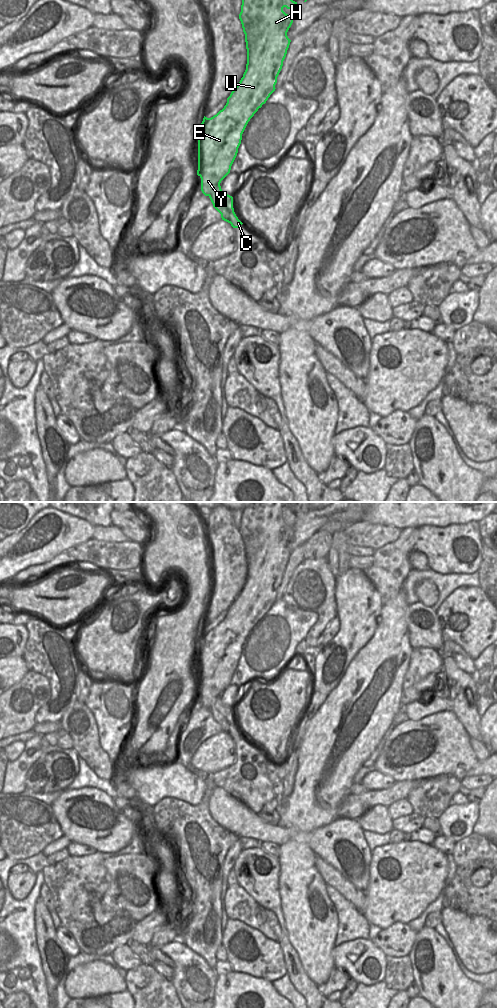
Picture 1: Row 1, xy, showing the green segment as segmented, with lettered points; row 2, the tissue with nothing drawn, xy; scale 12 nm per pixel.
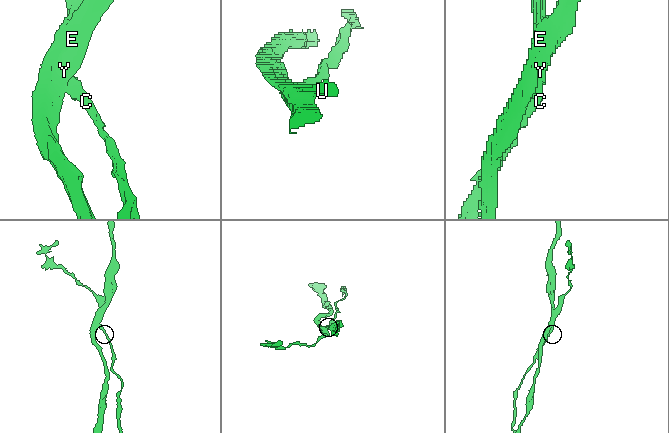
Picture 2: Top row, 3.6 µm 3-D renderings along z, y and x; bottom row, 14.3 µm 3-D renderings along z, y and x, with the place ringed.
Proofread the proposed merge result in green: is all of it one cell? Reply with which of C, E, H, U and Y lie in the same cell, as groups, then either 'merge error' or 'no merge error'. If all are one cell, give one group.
groups C / E H U Y; merge error

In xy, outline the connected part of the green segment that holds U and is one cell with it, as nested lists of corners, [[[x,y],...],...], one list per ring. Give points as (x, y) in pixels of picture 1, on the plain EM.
[[[253,502],[242,509],[239,531],[245,546],[246,582],[227,610],[224,620],[211,630],[204,628],[198,648],[198,681],[203,684],[197,687],[201,690],[201,703],[205,708],[211,708],[230,685],[248,634],[276,601],[277,589],[291,554],[287,544],[294,530],[294,527],[286,526],[283,520],[297,519],[297,514],[292,512],[295,503],[306,508],[304,514],[311,510],[309,502]]]

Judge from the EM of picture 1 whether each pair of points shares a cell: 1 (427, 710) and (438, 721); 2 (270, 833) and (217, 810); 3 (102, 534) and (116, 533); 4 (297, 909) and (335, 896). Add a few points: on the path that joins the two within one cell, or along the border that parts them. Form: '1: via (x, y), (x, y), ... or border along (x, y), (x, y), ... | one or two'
1: border along (451, 710), (438, 711), (417, 720), (409, 720) | two
2: via (257, 829), (242, 822), (230, 813) | one
3: via (105, 534), (113, 534) | one
4: border along (325, 885), (325, 891), (334, 906), (338, 920) | two

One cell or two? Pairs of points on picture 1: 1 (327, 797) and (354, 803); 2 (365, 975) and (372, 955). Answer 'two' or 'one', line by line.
1: two
2: one

